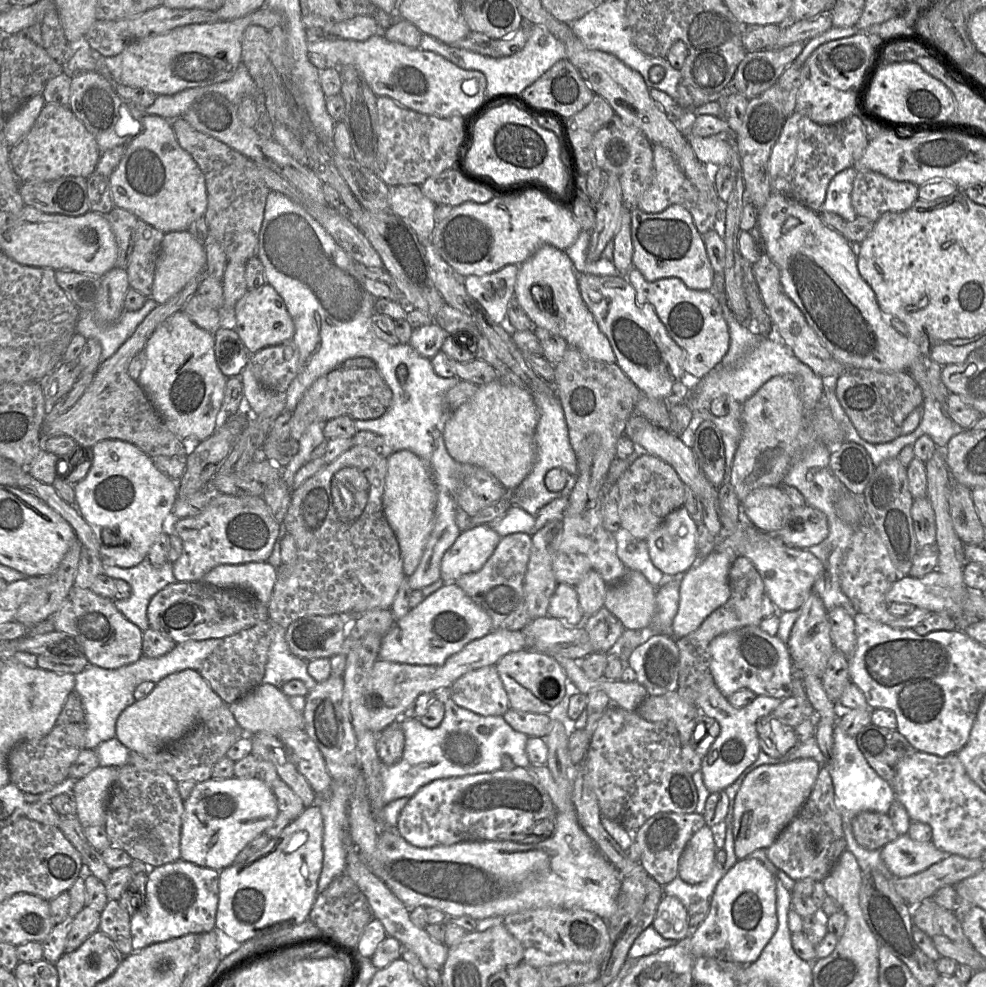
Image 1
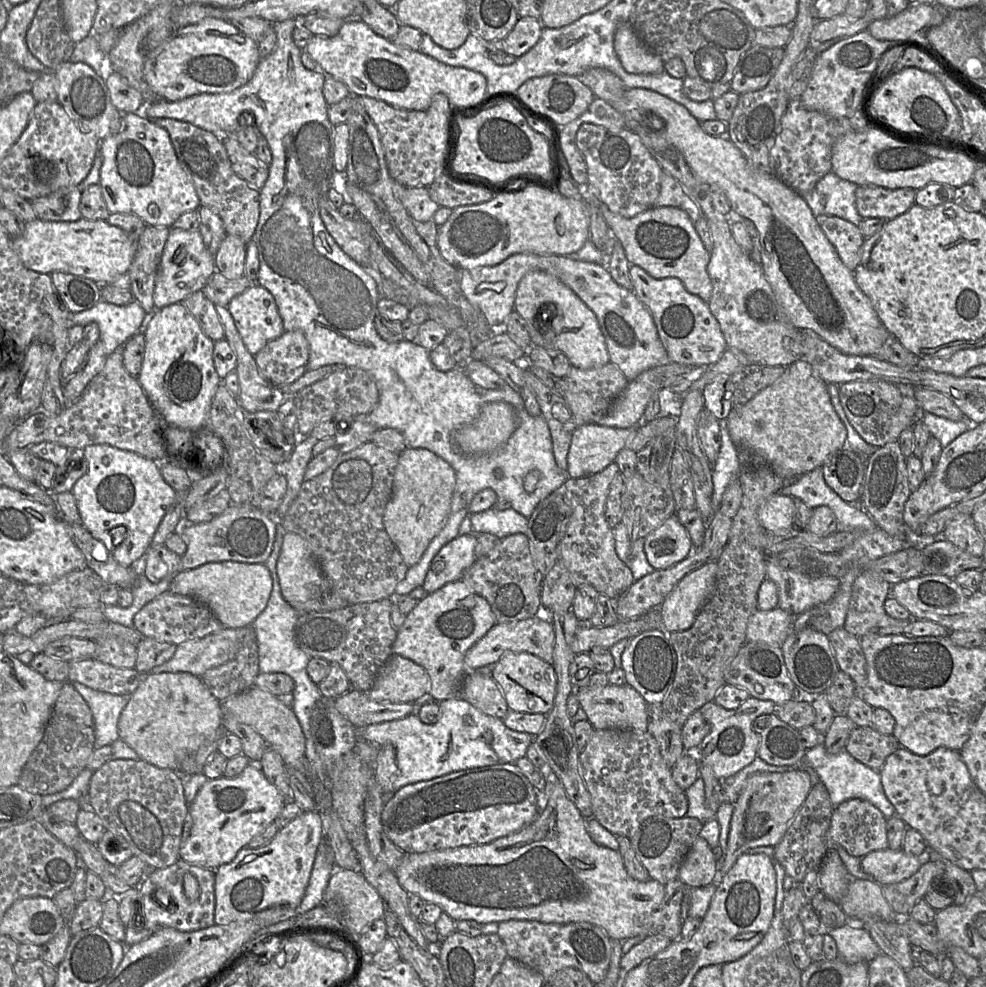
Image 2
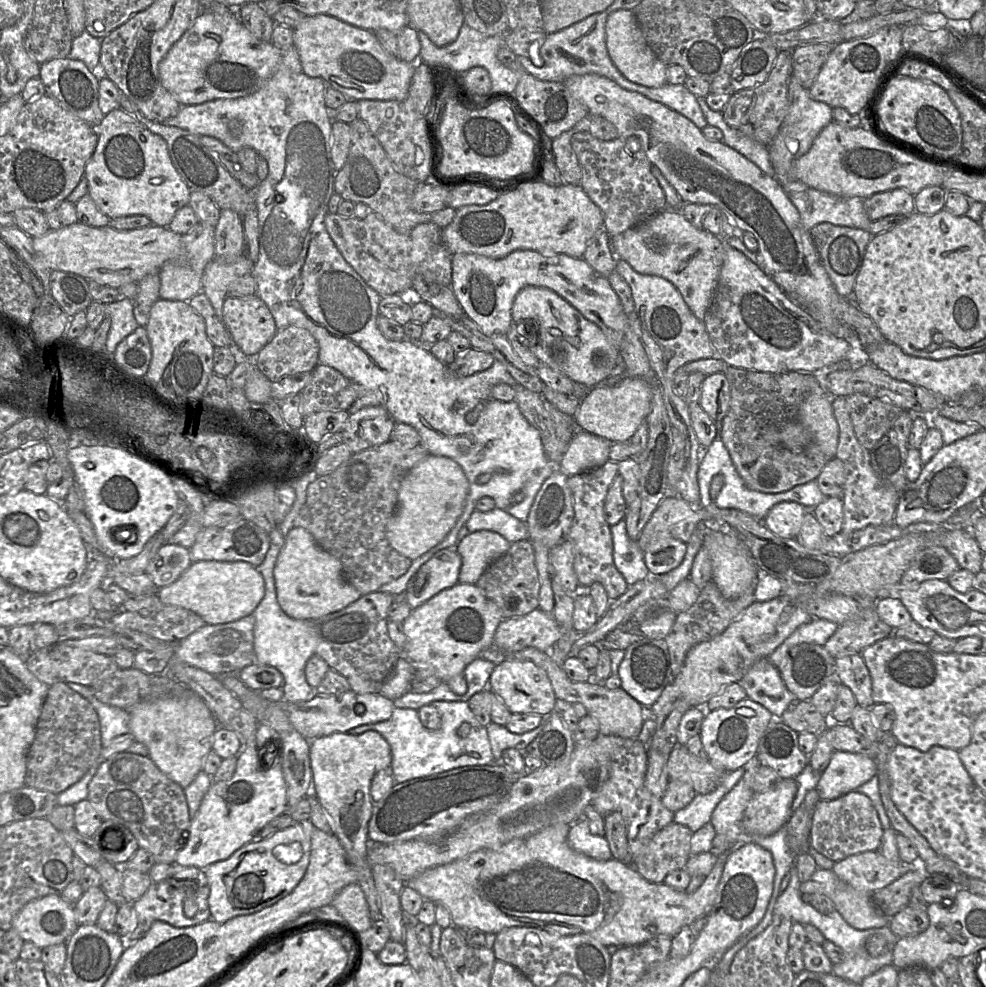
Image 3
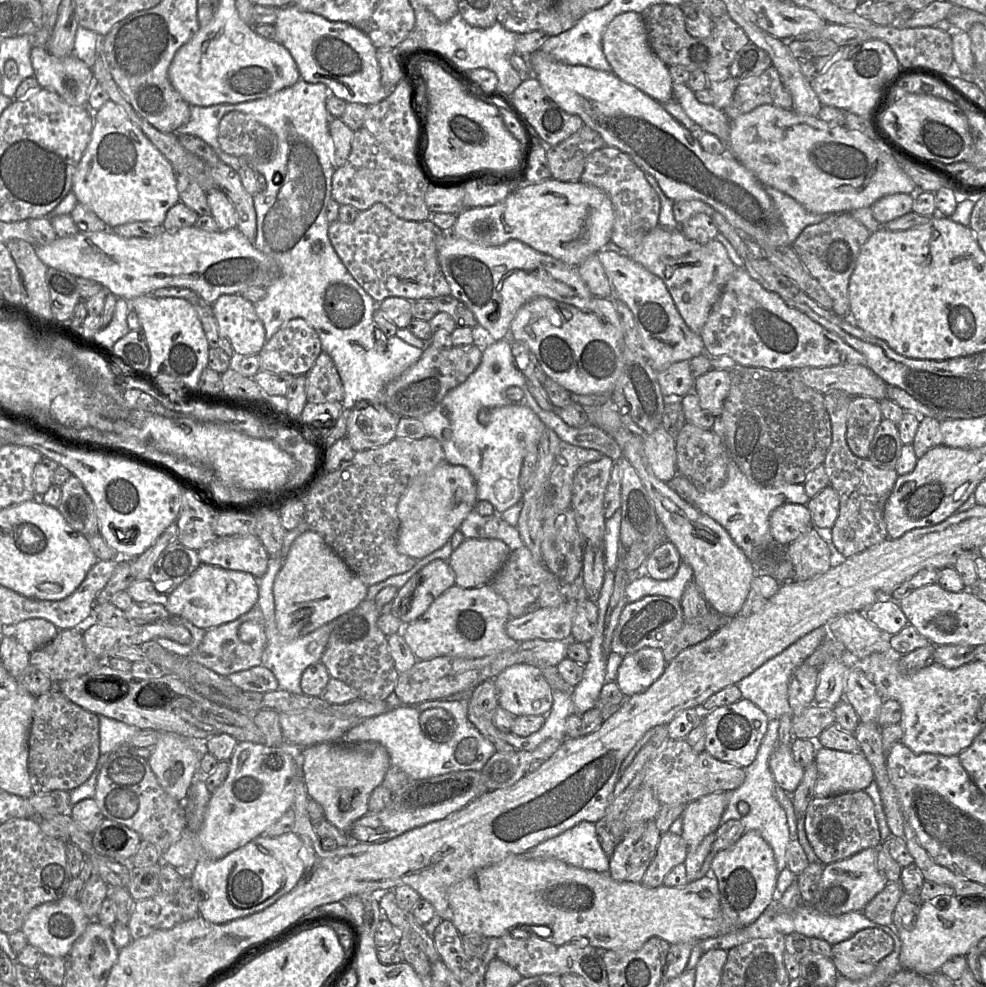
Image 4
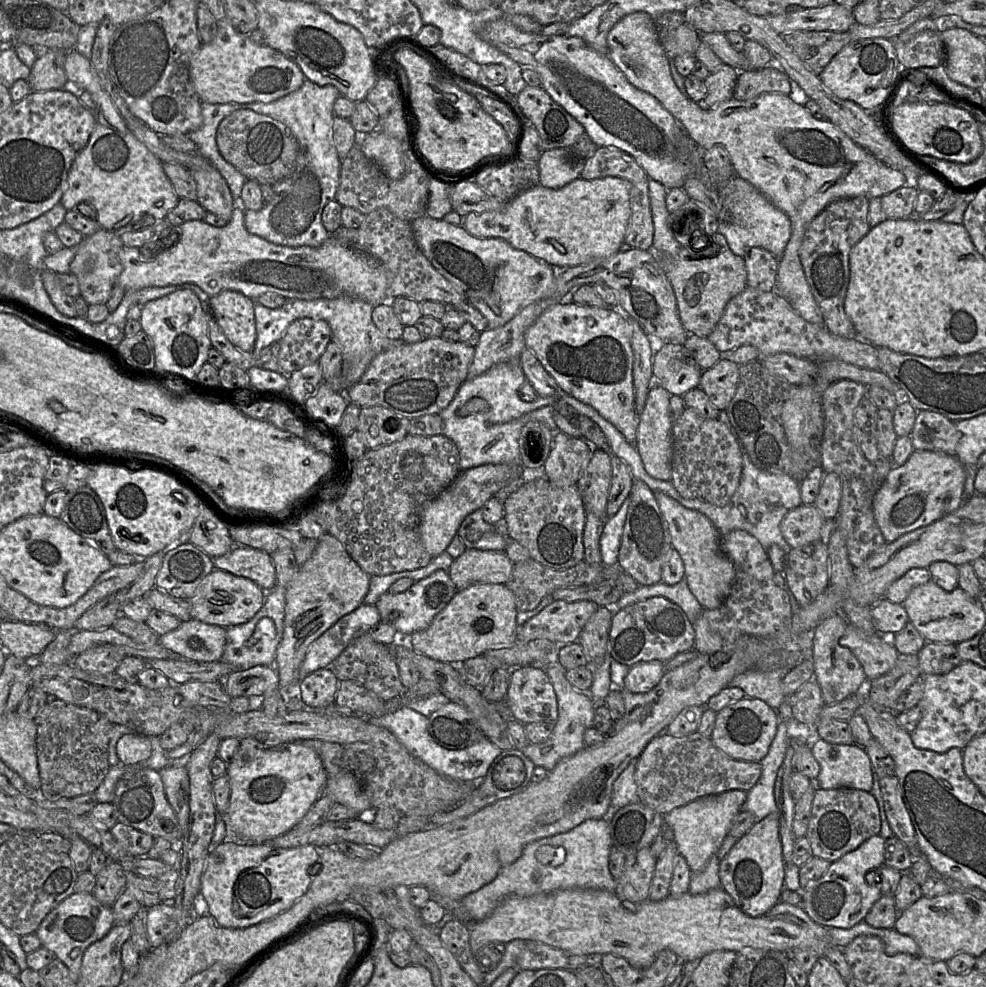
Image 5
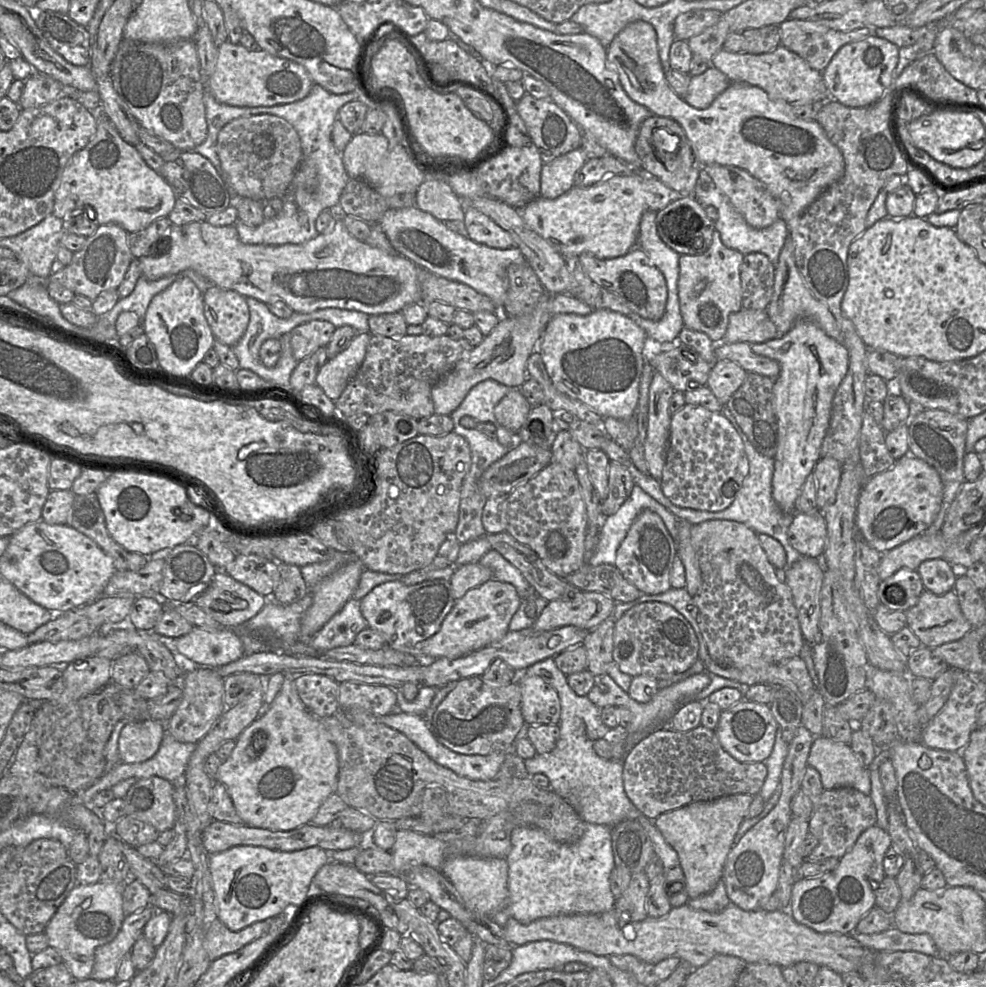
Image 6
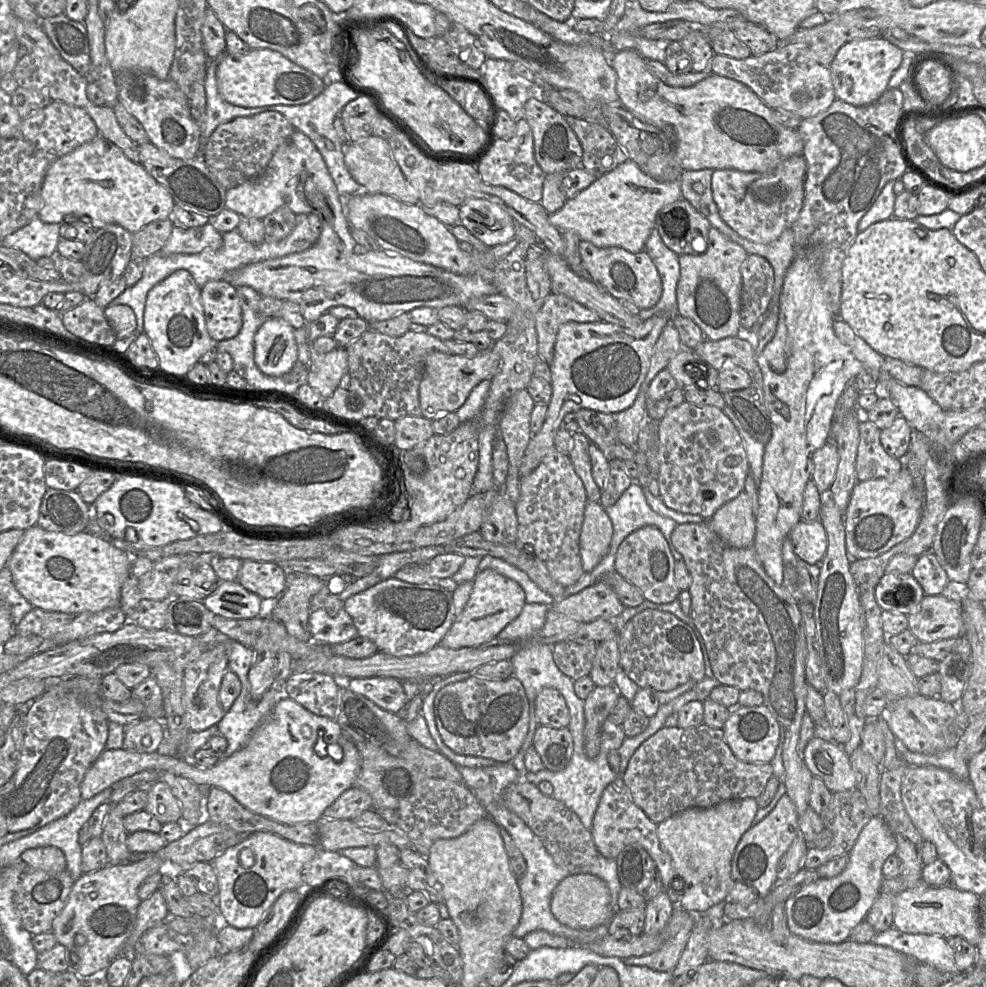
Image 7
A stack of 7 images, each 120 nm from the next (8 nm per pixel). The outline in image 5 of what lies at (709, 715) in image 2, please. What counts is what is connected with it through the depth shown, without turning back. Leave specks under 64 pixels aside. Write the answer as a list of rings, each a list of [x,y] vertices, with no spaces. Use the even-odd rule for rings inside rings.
[[[744,697],[717,712],[711,740],[720,751],[732,759],[760,762],[769,751],[778,722],[777,712],[766,702]]]

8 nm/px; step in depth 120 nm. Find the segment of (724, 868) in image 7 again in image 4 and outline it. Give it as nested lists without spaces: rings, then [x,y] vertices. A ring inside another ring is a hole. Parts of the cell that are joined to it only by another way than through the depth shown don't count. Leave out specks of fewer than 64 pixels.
[[[727,792],[702,796],[684,806],[681,814],[682,833],[688,850],[695,849],[710,833],[720,826],[721,816],[728,804]]]

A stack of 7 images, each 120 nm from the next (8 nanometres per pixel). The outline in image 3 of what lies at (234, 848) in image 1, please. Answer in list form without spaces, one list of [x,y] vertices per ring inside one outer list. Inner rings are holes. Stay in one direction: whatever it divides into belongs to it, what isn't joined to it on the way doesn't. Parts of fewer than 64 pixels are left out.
[[[244,746],[241,752],[237,755],[237,765],[236,765],[236,770],[235,770],[234,775],[228,780],[212,783],[210,789],[205,794],[196,815],[194,816],[193,819],[191,819],[190,828],[188,829],[190,833],[189,838],[185,846],[178,851],[177,857],[175,859],[175,864],[181,865],[181,866],[191,866],[191,867],[197,867],[200,869],[206,869],[209,865],[215,862],[226,860],[239,848],[253,841],[253,839],[259,834],[259,832],[269,822],[271,822],[276,817],[288,811],[286,782],[284,780],[283,771],[282,771],[282,763],[281,763],[281,748],[280,748],[280,753],[279,753],[280,761],[278,761],[278,763],[276,764],[272,764],[271,768],[269,769],[263,769],[263,767],[261,766],[259,750],[260,749],[257,748],[257,746]]]

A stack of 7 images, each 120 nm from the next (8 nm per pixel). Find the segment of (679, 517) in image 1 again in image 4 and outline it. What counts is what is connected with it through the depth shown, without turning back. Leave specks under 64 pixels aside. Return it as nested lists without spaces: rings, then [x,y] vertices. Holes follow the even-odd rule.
[[[665,540],[646,558],[643,570],[646,575],[653,579],[668,580],[676,574],[681,561],[676,546]]]

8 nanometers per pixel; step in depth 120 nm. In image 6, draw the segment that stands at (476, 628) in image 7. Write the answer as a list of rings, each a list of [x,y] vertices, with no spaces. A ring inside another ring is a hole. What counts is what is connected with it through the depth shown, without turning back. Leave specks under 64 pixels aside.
[[[490,579],[470,589],[443,620],[437,633],[418,643],[414,649],[427,657],[457,659],[502,639],[522,602],[516,588],[507,582]]]

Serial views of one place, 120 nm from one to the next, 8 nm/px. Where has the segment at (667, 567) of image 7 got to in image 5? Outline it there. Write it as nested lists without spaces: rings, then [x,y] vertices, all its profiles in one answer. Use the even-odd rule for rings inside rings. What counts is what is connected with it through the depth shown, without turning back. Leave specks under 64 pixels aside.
[[[634,479],[619,551],[619,566],[639,585],[654,585],[661,582],[662,568],[672,549],[668,525],[653,491],[645,482]]]

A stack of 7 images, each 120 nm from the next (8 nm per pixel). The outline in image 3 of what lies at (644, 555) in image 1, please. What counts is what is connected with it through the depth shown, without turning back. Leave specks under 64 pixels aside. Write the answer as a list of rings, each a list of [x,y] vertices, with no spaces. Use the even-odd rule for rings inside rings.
[[[622,519],[611,526],[610,531],[613,540],[614,564],[627,584],[633,585],[650,576],[644,561],[644,551],[638,545],[638,541],[629,538],[625,520]]]

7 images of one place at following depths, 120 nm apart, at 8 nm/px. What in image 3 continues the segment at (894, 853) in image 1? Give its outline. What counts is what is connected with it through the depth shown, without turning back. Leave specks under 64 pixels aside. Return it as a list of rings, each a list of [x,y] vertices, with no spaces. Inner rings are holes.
[[[865,851],[859,854],[848,856],[847,858],[835,862],[832,871],[844,882],[853,888],[872,894],[873,892],[886,887],[902,876],[908,867],[901,860],[890,861],[877,851]]]

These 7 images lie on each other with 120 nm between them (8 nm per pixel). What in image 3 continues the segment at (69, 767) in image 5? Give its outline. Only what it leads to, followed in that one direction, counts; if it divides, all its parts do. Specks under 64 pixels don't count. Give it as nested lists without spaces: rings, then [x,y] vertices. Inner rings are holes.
[[[62,681],[49,686],[37,723],[36,735],[27,754],[25,786],[59,795],[77,783],[100,757],[102,750],[100,722],[91,703]]]

